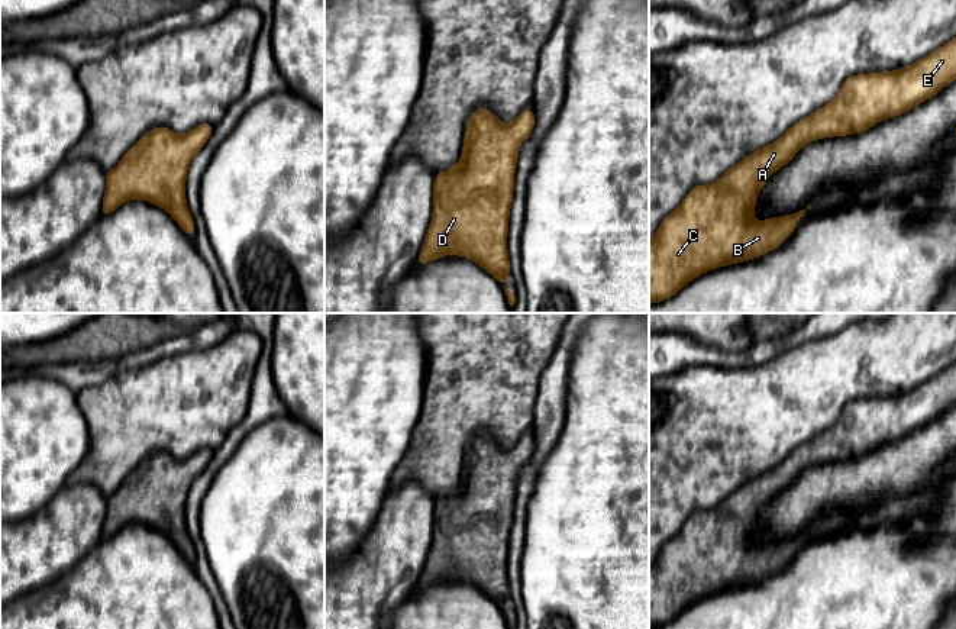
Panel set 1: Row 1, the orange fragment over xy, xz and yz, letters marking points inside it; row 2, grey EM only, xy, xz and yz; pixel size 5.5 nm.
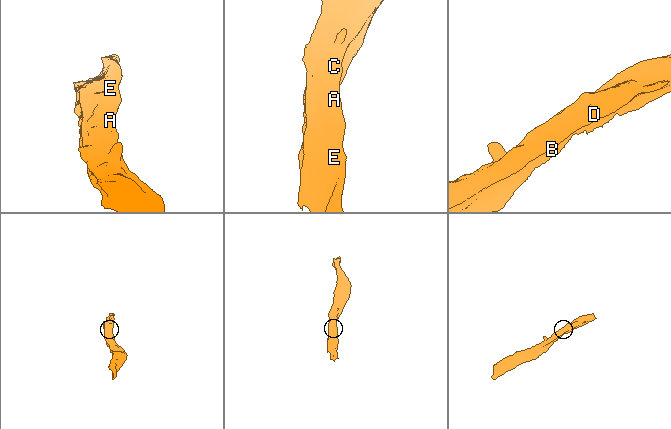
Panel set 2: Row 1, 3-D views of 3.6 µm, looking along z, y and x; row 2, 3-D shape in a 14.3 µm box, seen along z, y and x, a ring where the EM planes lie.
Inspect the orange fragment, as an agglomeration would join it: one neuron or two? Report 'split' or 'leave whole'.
leave whole

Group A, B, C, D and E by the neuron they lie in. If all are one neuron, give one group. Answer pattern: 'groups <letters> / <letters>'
groups A B C D E

